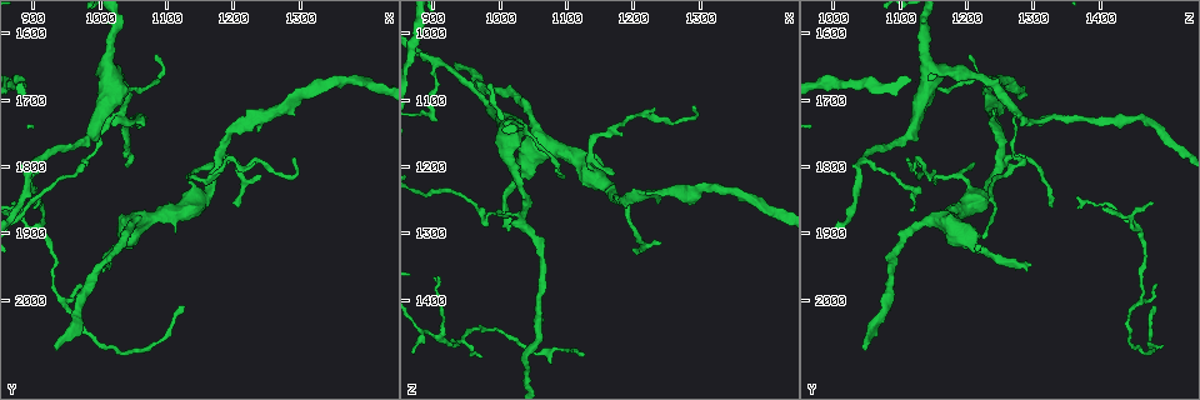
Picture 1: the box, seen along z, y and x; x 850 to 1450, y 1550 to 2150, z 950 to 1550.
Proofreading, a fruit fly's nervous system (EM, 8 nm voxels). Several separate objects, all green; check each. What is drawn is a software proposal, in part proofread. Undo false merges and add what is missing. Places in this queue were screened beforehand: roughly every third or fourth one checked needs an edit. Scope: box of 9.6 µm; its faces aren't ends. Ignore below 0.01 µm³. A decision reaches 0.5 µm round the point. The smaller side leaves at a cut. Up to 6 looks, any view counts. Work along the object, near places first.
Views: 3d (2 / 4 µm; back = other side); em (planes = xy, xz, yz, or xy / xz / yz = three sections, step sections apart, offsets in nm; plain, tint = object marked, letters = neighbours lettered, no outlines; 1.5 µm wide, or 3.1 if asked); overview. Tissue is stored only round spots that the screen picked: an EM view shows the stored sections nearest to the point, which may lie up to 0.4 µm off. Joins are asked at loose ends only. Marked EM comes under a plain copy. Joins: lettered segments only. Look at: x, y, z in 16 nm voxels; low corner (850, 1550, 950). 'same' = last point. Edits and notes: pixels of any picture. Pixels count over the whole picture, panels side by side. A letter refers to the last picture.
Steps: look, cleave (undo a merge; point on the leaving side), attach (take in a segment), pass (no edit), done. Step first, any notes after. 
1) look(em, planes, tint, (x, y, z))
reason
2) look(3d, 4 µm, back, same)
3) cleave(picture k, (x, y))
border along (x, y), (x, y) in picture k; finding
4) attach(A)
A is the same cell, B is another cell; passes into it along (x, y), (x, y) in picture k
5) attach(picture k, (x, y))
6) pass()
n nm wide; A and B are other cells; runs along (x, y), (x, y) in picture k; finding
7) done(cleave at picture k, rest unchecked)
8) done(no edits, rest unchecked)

look(3d, 2 µm, (890, 1885, 1445))
sharp bend

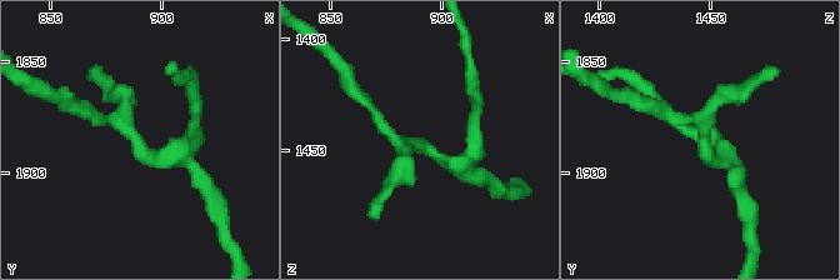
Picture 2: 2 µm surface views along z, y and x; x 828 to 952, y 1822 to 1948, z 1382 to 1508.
look(em, planes, letters, (891, 1888, 1447))

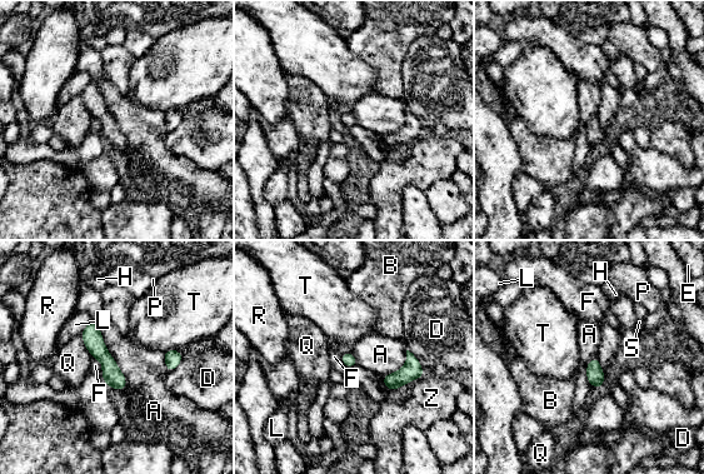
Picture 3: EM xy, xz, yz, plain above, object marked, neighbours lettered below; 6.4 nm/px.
pass()
A touches over 500 nm; A, B, D, E, F, H, L, P, Q, R, S, T and Z are other cells; runs along (93, 324), (94, 344), (121, 387) in picture 3; all the same cell

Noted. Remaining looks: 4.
look(em, xy, step 4, tint, (1015, 1945, 1300))
an open end

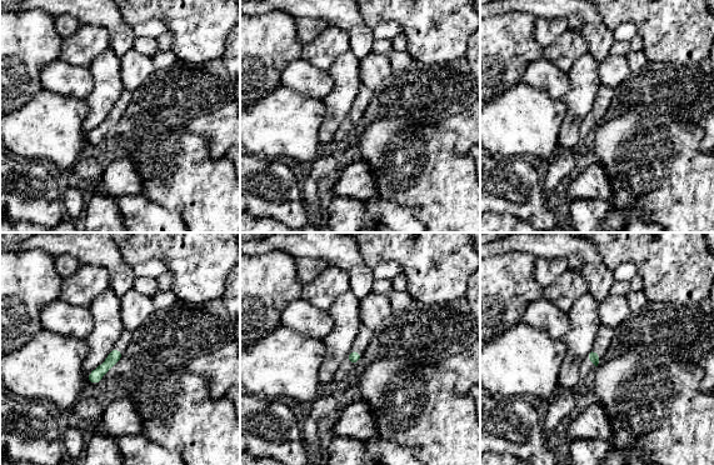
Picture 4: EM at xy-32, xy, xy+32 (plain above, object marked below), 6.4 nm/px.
look(em, yz, step 8, letters, same)

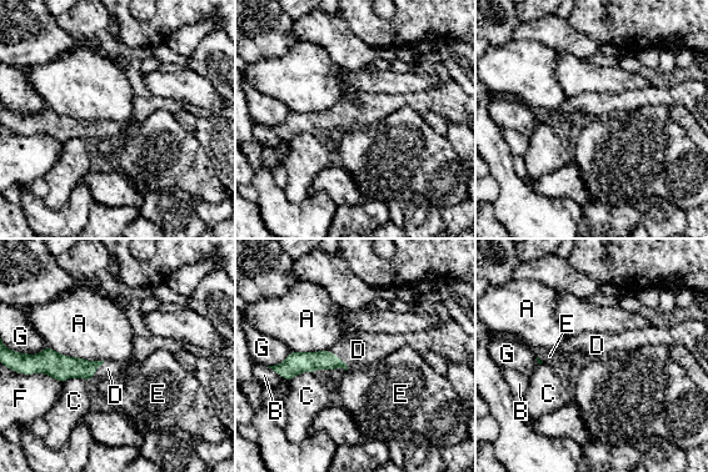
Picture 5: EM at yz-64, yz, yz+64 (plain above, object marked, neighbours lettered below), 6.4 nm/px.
attach(D)
D is the same cell, A, B, C, E, F and G are other cells; passes into it along (302, 362), (339, 357), (358, 350) in picture 5; it goes on there

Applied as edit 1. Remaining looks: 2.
done(attach at picture 5, rest unchecked)

